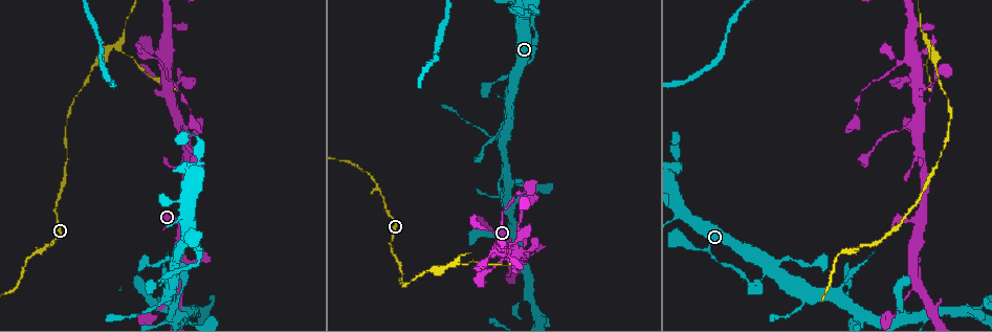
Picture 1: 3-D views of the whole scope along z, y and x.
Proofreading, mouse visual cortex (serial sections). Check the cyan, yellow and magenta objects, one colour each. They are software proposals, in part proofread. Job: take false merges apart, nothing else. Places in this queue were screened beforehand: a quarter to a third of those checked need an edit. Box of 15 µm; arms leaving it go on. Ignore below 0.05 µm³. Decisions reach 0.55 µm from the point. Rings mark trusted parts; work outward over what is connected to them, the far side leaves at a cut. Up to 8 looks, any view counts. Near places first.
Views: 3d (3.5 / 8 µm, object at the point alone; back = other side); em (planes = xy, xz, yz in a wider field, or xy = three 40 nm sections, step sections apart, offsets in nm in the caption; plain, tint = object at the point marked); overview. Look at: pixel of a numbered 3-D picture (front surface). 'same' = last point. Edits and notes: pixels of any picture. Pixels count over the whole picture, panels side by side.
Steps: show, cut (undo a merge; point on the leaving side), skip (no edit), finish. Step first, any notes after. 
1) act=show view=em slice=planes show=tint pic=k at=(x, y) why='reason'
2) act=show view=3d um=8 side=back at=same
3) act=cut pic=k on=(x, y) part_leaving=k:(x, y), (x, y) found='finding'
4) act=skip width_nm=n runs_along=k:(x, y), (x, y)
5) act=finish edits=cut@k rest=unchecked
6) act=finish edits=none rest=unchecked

act=show view=em slice=xy step=2 show=tint pic=1 at=(165, 300)

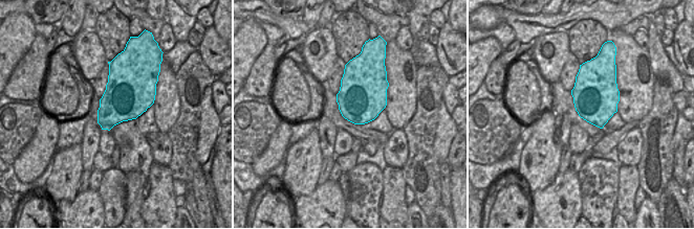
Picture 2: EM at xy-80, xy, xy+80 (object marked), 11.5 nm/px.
act=show view=3d um=3.5 at=same

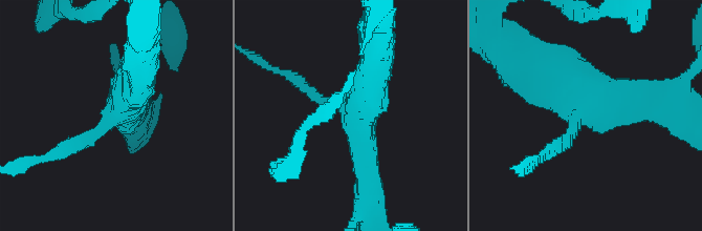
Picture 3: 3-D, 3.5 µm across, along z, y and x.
act=skip width_nm=550 runs_along=3:(531, 64), (583, 103), (653, 103) found='all the same cell'

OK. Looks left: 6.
act=show view=3d um=3.5 side=back pic=1 at=(922, 318) why='sharp bend'

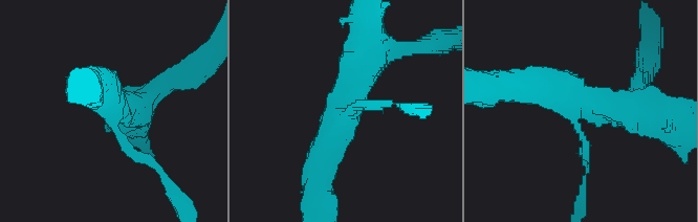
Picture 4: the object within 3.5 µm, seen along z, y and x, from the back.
act=show view=em slice=planes show=plain pic=4 at=(346, 108) why='need the tissue'

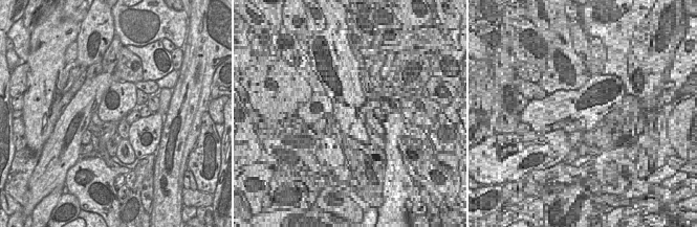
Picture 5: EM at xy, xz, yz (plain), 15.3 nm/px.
act=show view=em slice=planes show=tint at=same why='where the object lies'

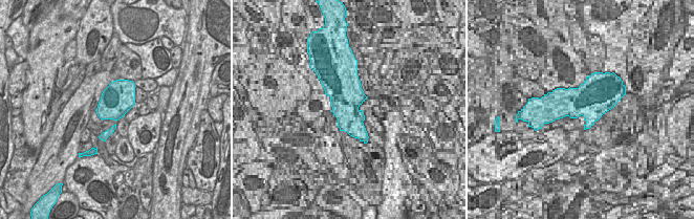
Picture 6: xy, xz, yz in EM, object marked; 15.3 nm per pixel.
act=cut pic=4 on=(139, 159) width_nm=500 found='a second cell is stuck on'

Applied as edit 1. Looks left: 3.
act=show view=overview

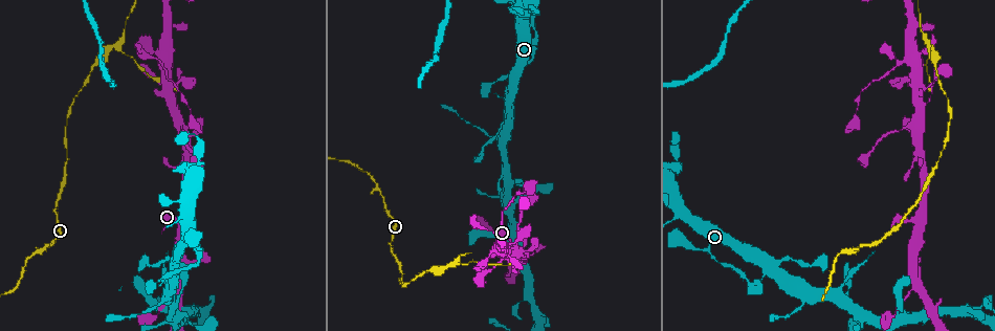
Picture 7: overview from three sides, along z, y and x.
act=show view=em slice=xy step=2 show=tint pic=7 at=(907, 58) why='looks like a crossing'

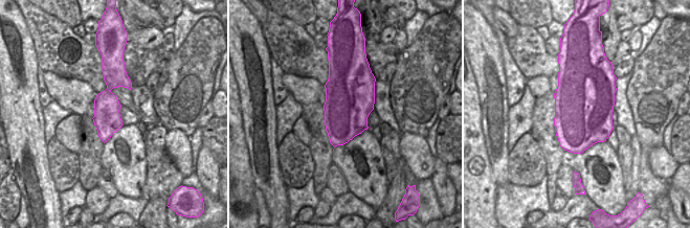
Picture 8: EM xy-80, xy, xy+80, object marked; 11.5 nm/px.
act=show view=3d um=3.5 at=same why='see where the arms go'

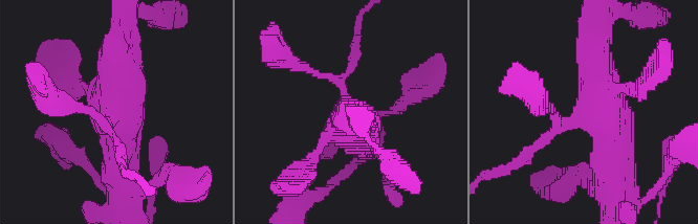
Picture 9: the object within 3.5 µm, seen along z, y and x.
act=skip runs_along=9:(611, 180), (595, 45) found='all the same cell'

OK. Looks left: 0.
act=finish edits=cut@4 rest=unchecked

